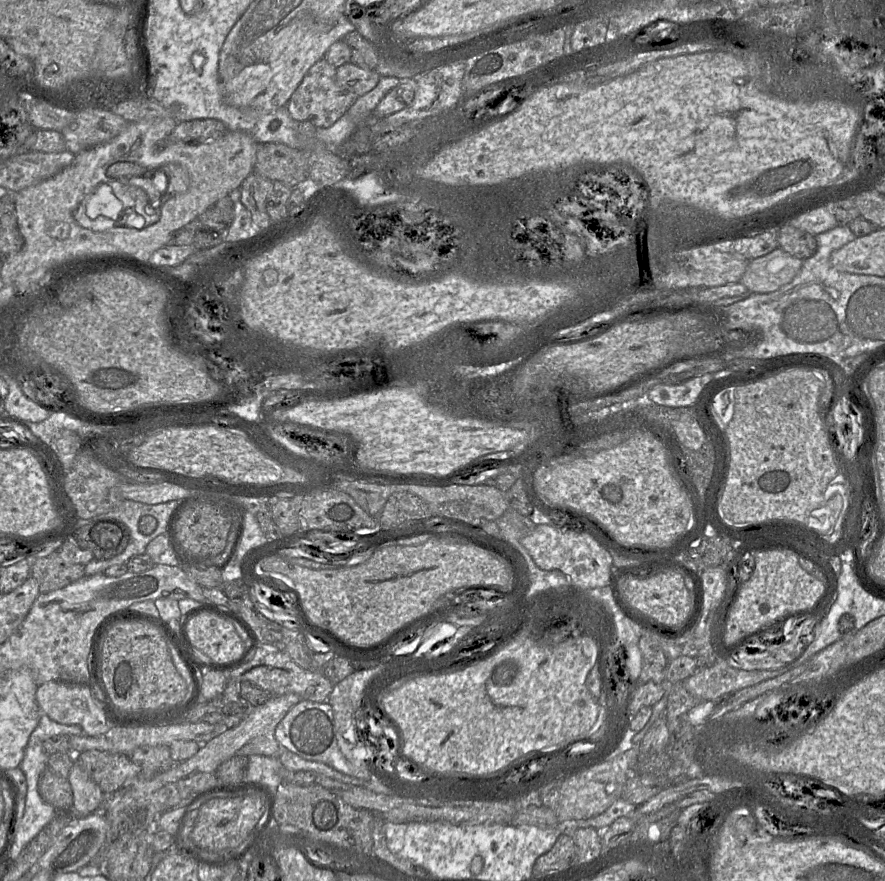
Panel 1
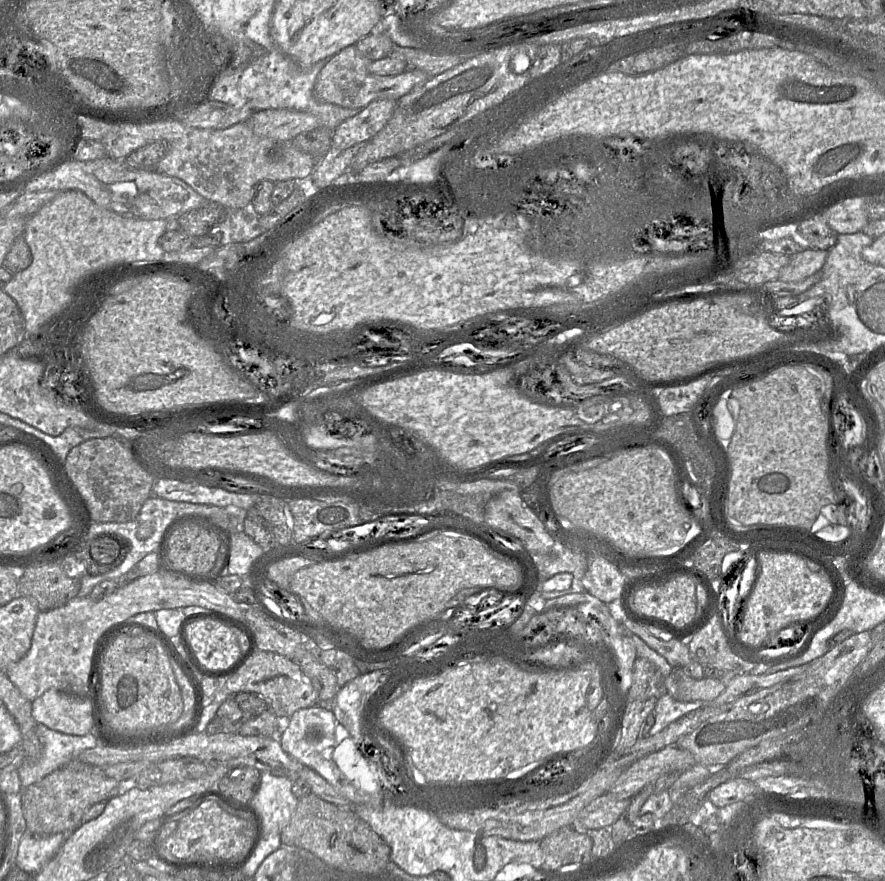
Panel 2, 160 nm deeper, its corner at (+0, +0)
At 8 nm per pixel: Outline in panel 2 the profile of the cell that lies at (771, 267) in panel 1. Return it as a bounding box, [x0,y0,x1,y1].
[778,248,827,282]

